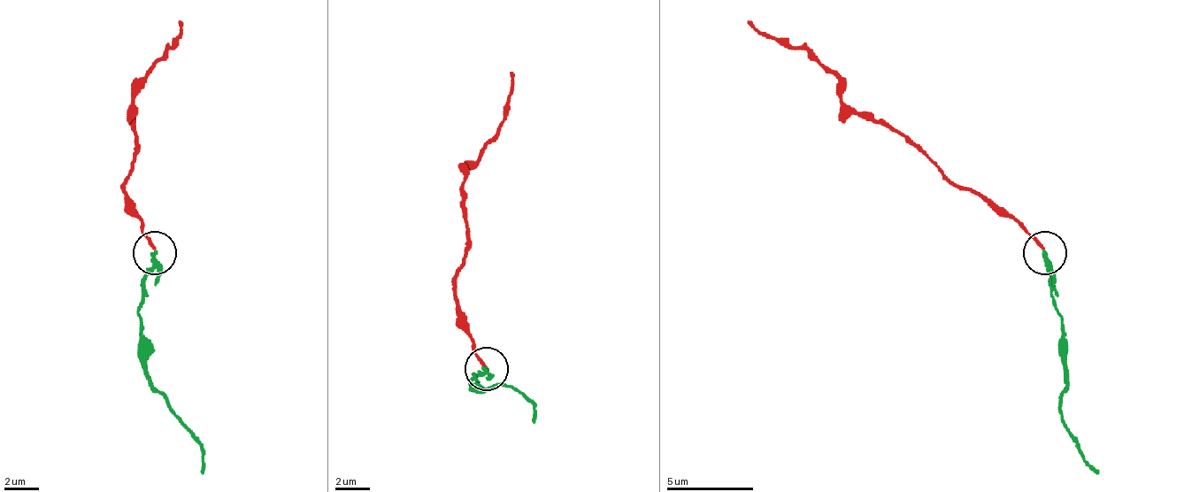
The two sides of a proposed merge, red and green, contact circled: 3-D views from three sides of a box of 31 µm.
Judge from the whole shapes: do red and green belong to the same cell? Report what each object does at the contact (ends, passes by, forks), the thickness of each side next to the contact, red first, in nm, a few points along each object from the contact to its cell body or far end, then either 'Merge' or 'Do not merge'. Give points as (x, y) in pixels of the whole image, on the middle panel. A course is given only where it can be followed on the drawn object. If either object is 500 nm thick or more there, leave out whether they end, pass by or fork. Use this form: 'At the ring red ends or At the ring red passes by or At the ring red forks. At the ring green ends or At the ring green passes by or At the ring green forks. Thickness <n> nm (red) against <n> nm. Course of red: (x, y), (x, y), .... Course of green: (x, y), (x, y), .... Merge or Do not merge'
At the ring red ends. At the ring green passes by. Thickness 150 nm (red) against 160 nm. Course of red: (485, 367), (455, 294), (468, 220), (464, 164), (472, 164), (498, 129), (515, 73). Course of green: (485, 367), (472, 385), (524, 394), (533, 424). Do not merge

